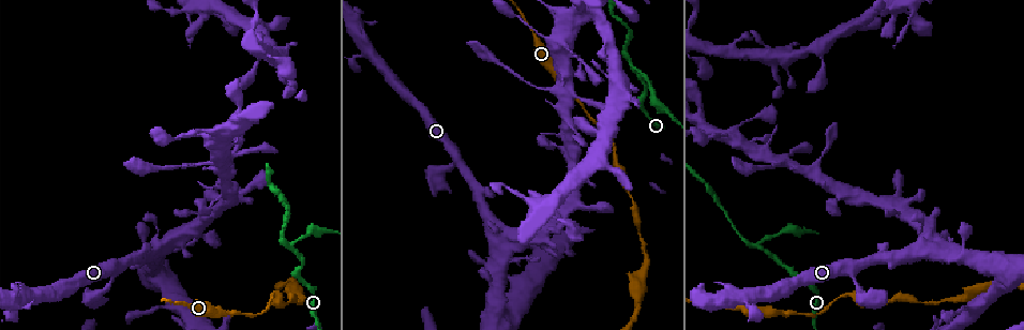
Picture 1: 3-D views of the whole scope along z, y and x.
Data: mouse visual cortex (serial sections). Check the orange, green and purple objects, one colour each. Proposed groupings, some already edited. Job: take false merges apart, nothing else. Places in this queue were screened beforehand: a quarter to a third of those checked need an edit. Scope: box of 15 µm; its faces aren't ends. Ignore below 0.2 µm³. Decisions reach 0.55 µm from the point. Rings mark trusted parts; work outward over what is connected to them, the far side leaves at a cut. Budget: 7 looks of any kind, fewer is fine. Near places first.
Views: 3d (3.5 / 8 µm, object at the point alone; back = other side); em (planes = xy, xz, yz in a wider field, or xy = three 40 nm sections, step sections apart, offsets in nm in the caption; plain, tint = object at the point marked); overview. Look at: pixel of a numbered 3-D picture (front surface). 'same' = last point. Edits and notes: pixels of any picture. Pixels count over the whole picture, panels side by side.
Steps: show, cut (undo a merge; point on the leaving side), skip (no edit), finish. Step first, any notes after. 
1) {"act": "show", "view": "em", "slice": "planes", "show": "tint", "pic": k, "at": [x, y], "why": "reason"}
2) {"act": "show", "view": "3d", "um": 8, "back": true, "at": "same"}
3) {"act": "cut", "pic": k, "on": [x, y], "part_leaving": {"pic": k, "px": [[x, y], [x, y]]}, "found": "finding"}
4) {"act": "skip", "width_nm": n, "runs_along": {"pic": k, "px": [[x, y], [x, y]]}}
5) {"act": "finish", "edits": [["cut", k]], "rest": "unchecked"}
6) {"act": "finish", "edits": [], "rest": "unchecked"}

{"act": "show", "view": "3d", "um": 3.5, "pic": 1, "at": [541, 88], "why": "thick turns thin"}

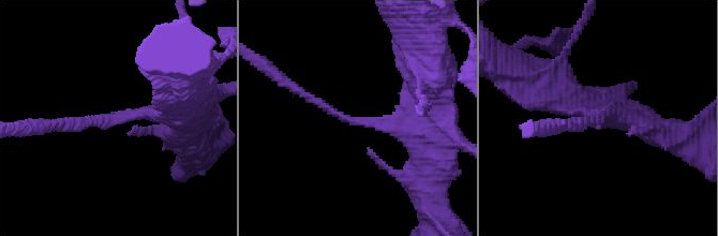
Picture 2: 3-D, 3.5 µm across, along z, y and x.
{"act": "show", "view": "em", "slice": "xy", "step": 1, "show": "plain", "pic": 2, "at": [125, 115], "arm_widths_nm": [150, 300]}

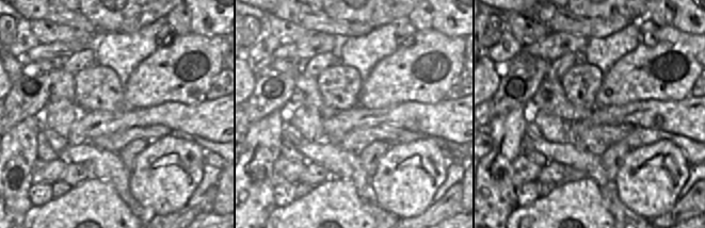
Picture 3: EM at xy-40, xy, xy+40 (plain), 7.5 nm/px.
{"act": "show", "view": "em", "slice": "xy", "step": 1, "show": "tint", "at": "same"}

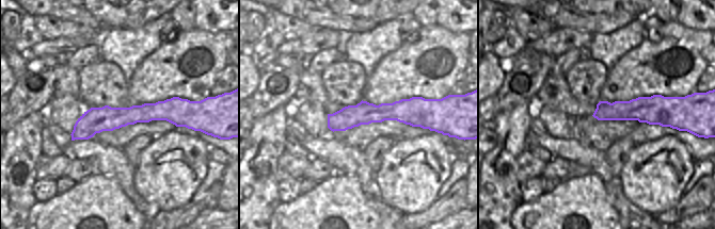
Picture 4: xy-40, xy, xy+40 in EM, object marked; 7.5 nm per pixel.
{"act": "skip", "runs_along": {"pic": 2, "px": [[424, 148], [394, 123], [348, 121], [299, 90]]}, "found": "continuous, no second cell"}

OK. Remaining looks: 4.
{"act": "show", "view": "3d", "um": 3.5, "pic": 1, "at": [214, 141], "why": "a fork"}

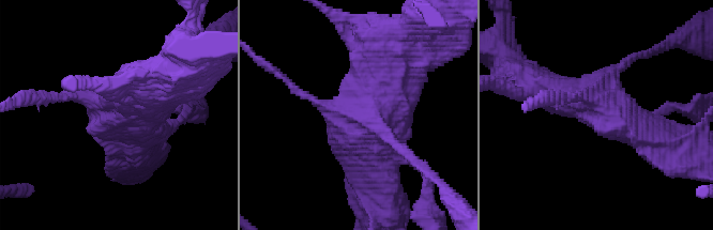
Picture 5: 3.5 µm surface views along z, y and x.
{"act": "show", "view": "em", "slice": "xy", "step": 5, "show": "tint", "pic": 5, "at": [114, 108], "why": "need the tissue"}

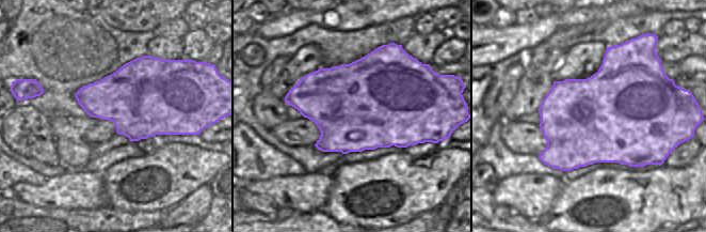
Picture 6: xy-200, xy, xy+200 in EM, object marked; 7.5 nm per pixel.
{"act": "skip", "found": "all the same cell"}

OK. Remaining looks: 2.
{"act": "finish", "edits": [], "rest": "unchecked"}

